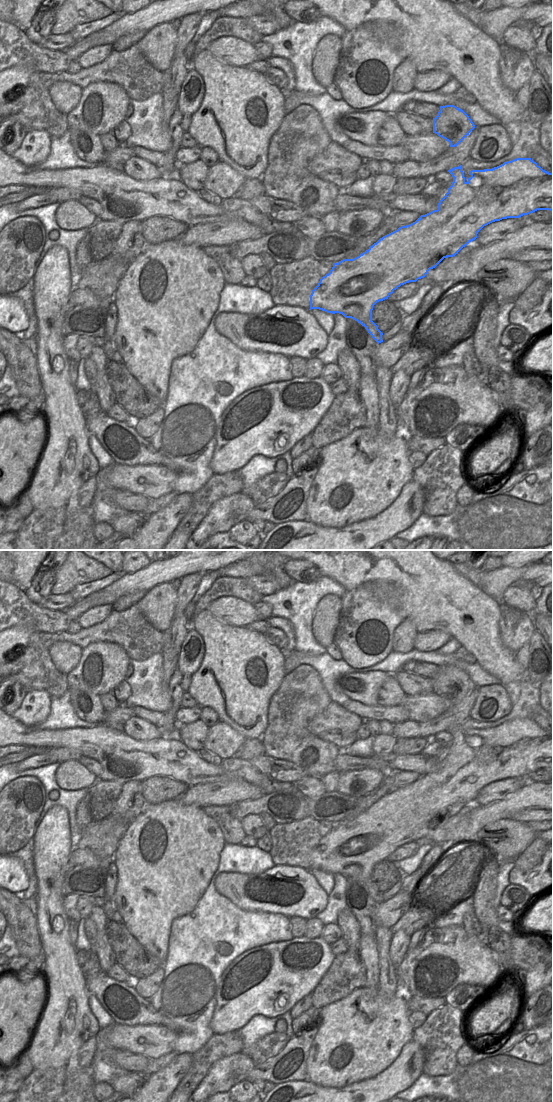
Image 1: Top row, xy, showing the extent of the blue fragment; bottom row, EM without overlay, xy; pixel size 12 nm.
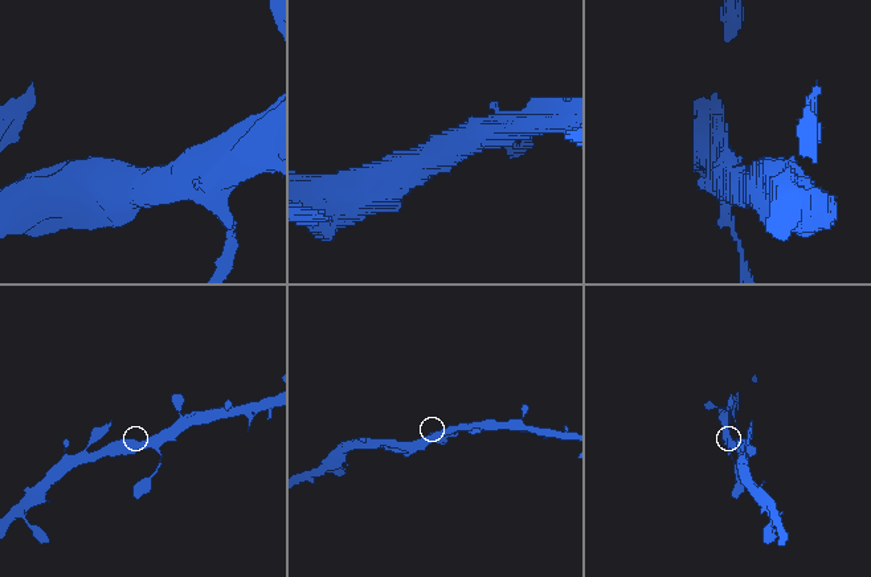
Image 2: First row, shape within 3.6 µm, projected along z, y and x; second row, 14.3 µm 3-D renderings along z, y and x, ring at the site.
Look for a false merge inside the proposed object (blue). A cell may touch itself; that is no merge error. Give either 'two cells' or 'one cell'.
one cell

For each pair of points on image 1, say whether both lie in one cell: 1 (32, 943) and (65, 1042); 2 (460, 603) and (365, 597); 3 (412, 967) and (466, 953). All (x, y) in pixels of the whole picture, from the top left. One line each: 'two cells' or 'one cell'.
1: two cells
2: two cells
3: one cell

